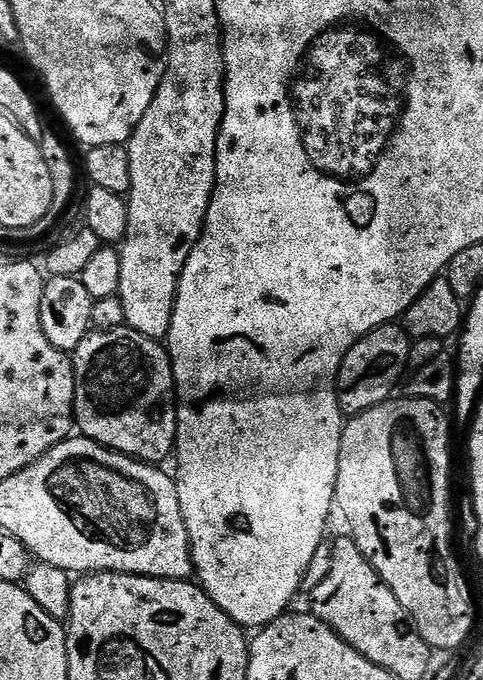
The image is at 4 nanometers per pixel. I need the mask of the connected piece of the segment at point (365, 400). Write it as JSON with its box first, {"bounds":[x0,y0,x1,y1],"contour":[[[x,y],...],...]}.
{"bounds":[336,323,412,418],"contour":[[[399,323],[383,324],[366,334],[346,354],[336,379],[336,397],[340,411],[351,418],[384,403],[393,395],[404,368],[409,367],[408,355],[412,340]]]}

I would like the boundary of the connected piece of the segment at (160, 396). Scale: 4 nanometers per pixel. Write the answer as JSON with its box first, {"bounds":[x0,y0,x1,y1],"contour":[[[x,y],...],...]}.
{"bounds":[72,326,176,465],"contour":[[[127,326],[109,332],[92,330],[77,346],[72,365],[76,371],[74,424],[79,435],[124,456],[143,460],[145,464],[159,465],[164,462],[160,460],[173,455],[176,446],[176,389],[172,362],[163,343],[138,334]]]}

